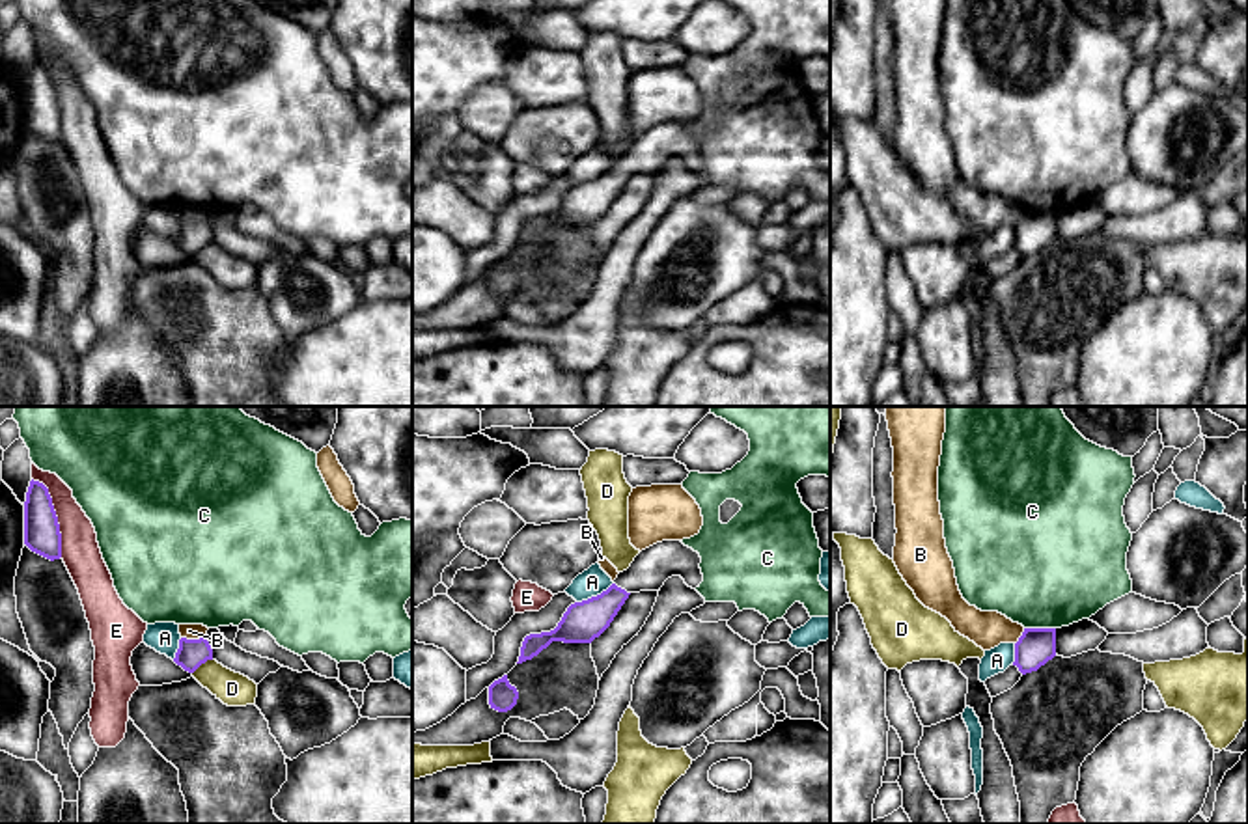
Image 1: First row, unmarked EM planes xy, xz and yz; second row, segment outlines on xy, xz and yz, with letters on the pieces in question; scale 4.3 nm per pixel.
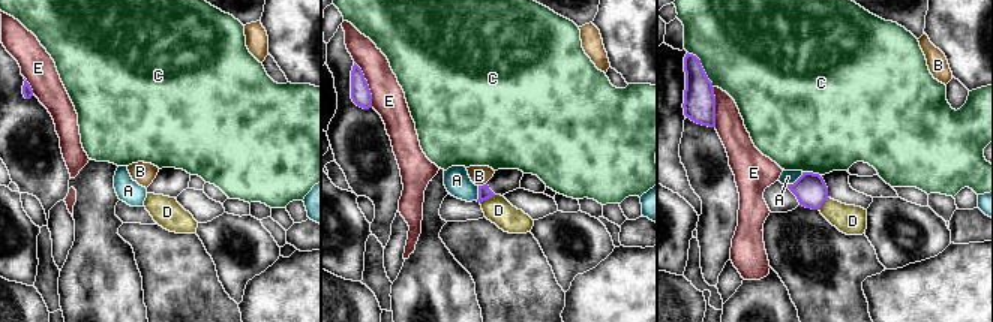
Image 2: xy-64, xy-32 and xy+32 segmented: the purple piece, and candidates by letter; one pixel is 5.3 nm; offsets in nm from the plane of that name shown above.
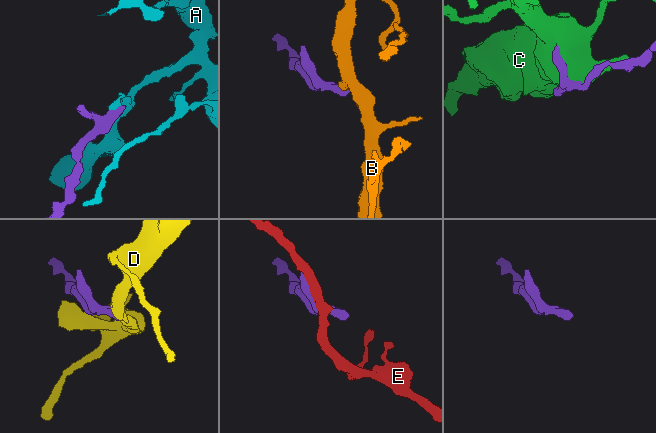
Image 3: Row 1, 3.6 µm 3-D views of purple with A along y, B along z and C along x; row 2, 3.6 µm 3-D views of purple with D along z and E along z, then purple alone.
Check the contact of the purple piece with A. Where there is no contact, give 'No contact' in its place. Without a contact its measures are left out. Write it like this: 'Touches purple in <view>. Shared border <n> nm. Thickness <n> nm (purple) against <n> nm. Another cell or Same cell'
Touches purple in xz. Shared border 180 nm. Thickness 170 nm (purple) against 120 nm. Another cell

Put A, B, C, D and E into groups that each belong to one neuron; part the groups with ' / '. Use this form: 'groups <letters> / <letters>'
groups A / B / C / D / E

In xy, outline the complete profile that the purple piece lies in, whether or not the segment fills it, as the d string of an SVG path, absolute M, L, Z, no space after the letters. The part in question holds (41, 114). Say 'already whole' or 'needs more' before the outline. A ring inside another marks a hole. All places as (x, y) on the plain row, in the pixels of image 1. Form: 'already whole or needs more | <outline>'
already whole | M30 63L24 84L24 127L54 144L62 140L62 116L49 71Z

